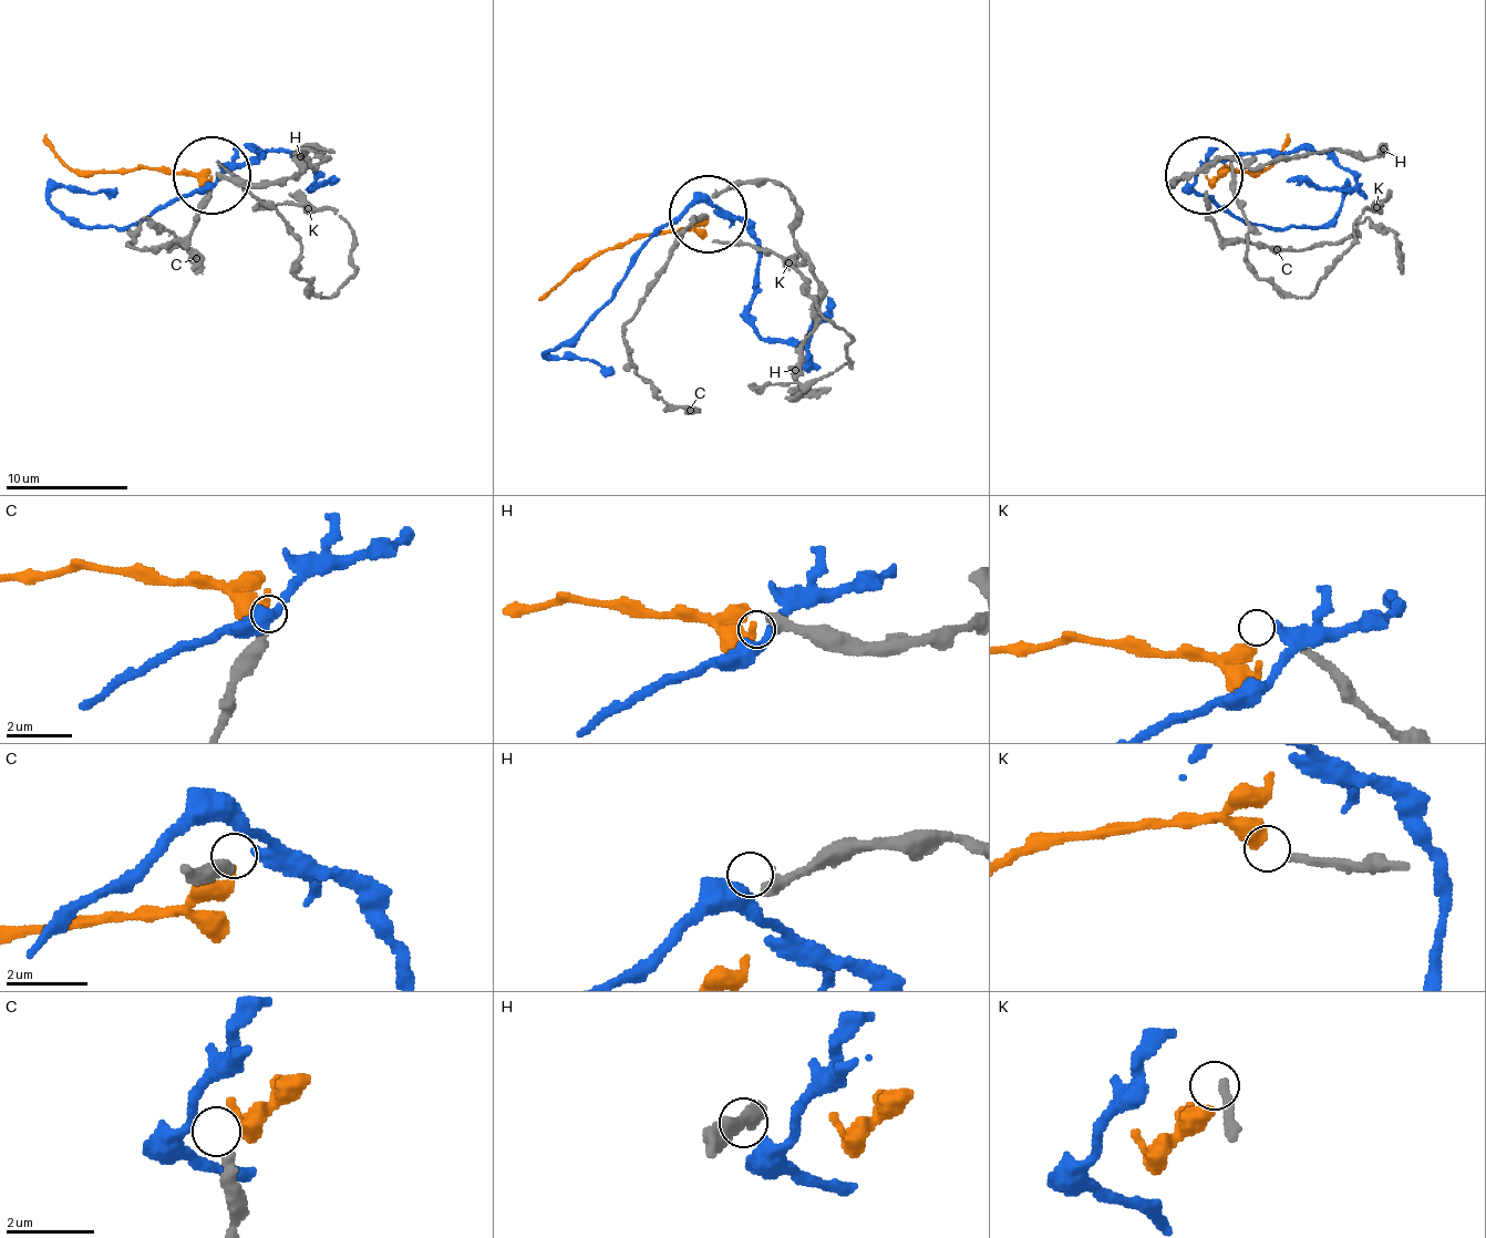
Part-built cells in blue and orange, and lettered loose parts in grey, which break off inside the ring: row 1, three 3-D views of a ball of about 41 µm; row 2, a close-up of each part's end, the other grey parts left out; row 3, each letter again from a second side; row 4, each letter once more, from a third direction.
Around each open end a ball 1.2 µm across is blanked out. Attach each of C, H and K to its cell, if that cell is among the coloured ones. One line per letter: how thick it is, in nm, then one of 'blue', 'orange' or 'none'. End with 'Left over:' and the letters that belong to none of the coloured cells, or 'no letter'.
C: 360 nm | none
H: 360 nm | none
K: 180 nm | orange
Left over: C, H

